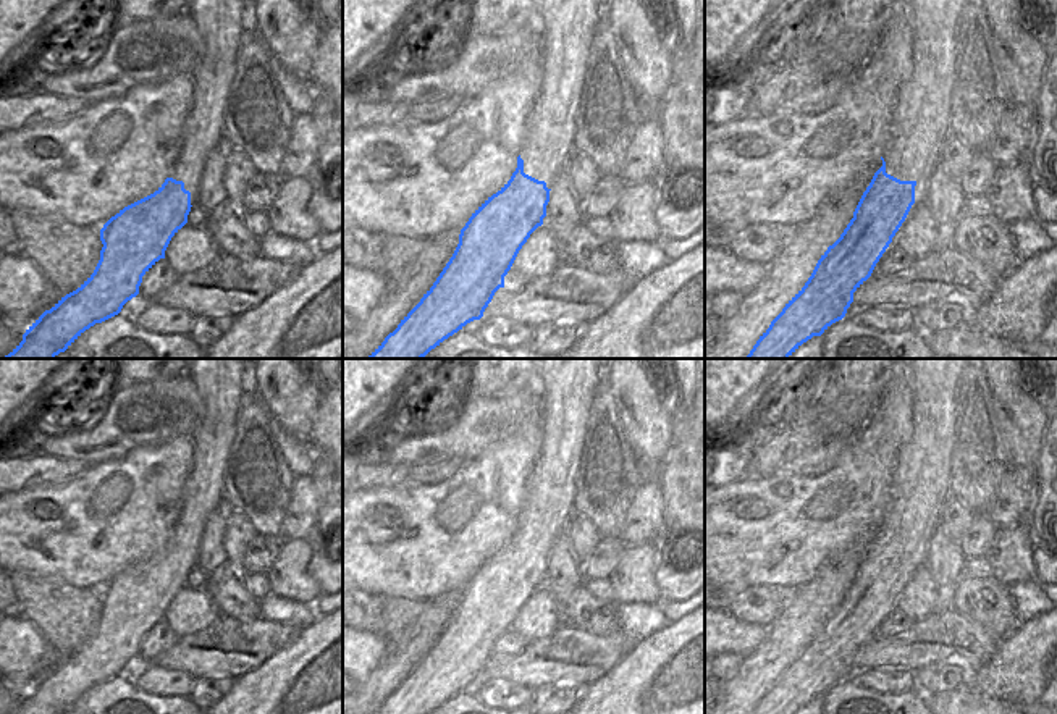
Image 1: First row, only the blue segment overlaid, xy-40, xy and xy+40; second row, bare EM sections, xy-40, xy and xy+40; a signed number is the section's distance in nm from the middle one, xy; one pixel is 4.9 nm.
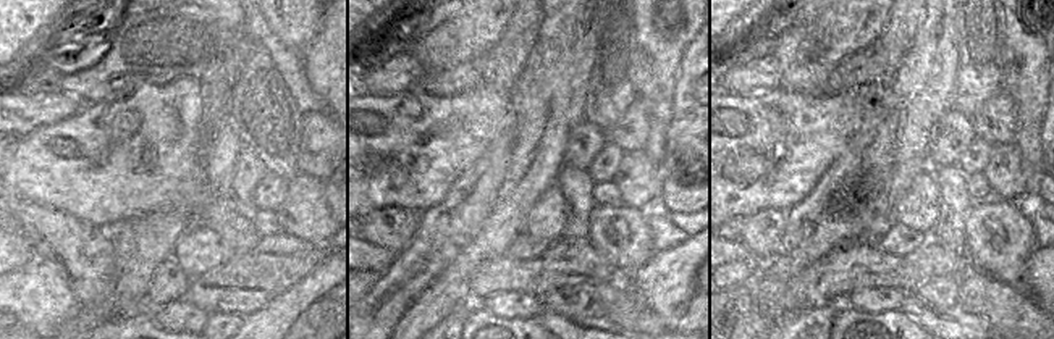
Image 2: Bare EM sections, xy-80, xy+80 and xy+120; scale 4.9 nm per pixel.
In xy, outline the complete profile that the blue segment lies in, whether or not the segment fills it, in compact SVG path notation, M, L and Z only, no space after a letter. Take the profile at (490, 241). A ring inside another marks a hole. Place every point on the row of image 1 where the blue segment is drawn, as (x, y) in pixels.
M545 92L537 99L540 108L537 111L538 121L533 121L533 115L527 118L527 134L524 137L524 147L517 157L517 168L511 179L491 197L488 197L469 218L461 229L459 244L433 283L433 286L423 294L420 302L401 320L398 328L390 333L385 341L368 355L368 359L423 359L432 349L440 346L444 339L462 330L467 323L480 320L485 309L491 302L495 292L504 288L504 276L511 270L519 250L527 242L530 234L543 225L546 216L546 205L550 202L550 191L556 179L562 174L572 157L583 147L590 145L585 141L585 134L579 128L579 115L574 126L564 126L553 121L553 95Z

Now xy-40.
M218 103L208 126L187 120L165 183L150 195L124 207L100 229L100 260L94 273L73 292L45 310L23 334L23 341L2 359L55 359L86 330L118 315L123 305L139 294L142 276L160 260L171 237L187 223L191 207L197 202L197 186L207 157L223 141L223 103Z

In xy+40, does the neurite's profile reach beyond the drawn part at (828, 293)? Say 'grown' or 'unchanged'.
grown

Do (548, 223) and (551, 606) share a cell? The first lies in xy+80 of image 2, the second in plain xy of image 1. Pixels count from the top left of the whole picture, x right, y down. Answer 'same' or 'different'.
same

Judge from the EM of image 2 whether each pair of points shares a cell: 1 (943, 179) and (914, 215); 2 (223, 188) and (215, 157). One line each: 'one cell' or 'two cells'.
1: two cells
2: one cell

